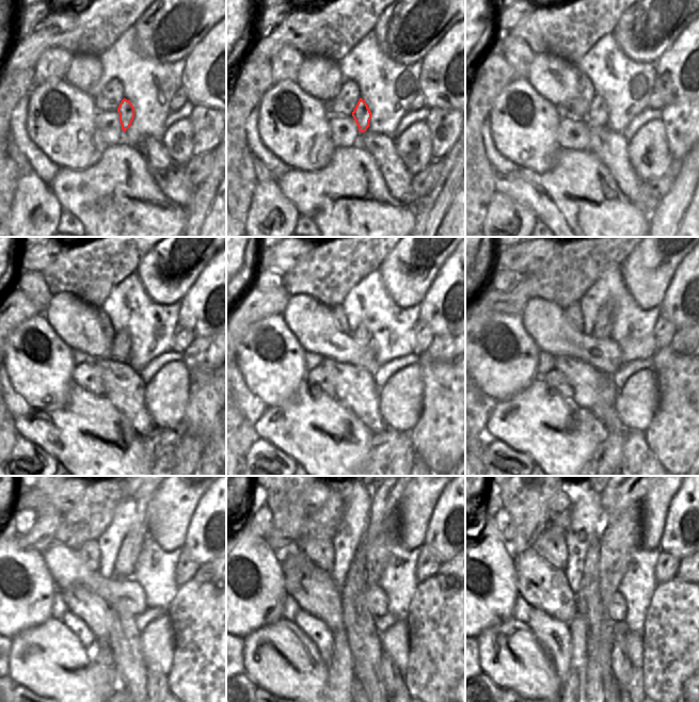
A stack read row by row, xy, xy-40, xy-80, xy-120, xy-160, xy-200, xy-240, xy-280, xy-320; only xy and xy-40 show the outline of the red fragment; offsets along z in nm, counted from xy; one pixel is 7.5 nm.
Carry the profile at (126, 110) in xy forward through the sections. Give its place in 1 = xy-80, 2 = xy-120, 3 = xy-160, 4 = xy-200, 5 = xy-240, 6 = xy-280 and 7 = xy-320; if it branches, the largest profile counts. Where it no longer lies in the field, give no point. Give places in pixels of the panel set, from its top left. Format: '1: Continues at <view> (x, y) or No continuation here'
1: Continues at xy-80 (598, 114)
2: Continues at xy-120 (121, 351)
3: Continues at xy-160 (363, 336)
4: Continues at xy-200 (603, 328)
5: Continues at xy-240 (132, 543)
6: Continues at xy-280 (385, 501)
7: Continues at xy-320 (625, 497)

